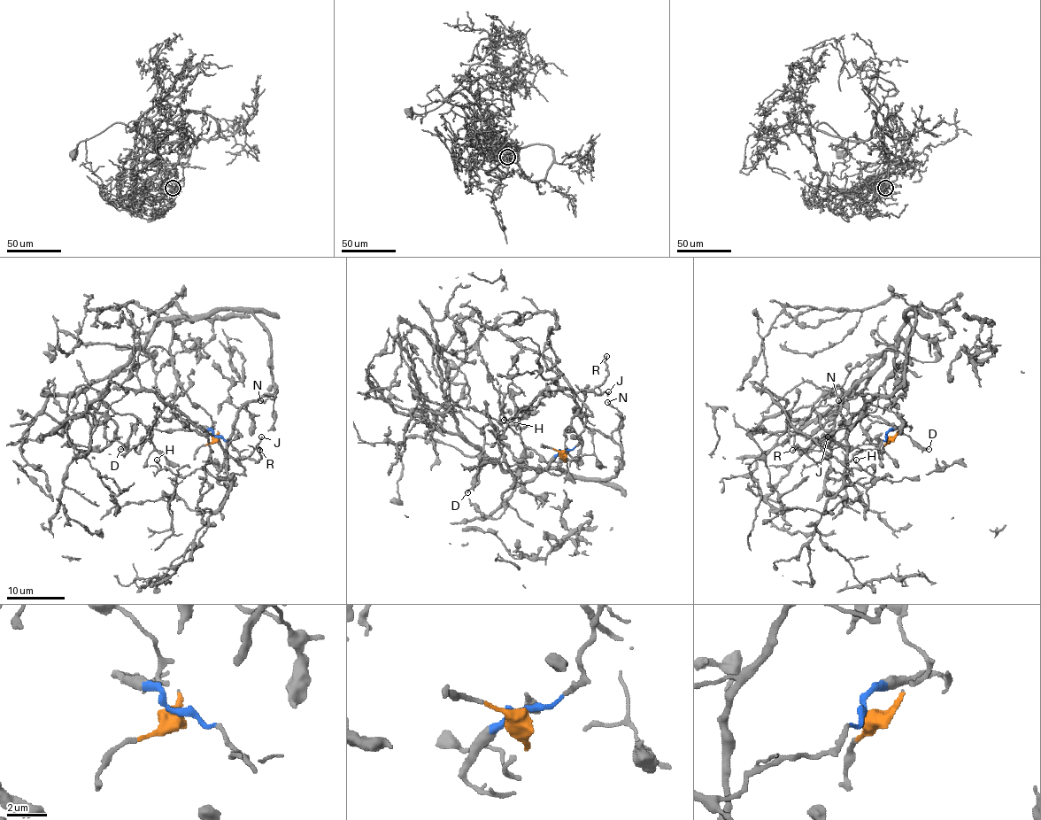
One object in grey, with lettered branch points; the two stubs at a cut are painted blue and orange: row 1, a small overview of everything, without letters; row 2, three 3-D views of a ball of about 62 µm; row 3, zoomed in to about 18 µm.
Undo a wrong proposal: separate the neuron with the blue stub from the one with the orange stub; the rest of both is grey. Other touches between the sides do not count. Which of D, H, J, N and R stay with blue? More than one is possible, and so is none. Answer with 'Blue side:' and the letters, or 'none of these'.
Blue side: H, J, R

